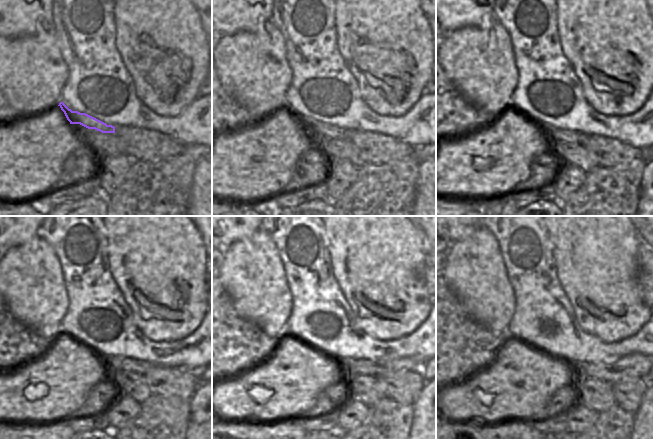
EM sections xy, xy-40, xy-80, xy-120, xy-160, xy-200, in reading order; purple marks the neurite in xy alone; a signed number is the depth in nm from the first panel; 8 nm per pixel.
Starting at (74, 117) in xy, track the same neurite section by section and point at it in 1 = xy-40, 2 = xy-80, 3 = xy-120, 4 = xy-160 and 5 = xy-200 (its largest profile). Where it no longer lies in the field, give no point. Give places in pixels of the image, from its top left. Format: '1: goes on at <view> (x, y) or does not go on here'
1: goes on at xy-40 (325, 129)
2: goes on at xy-80 (565, 135)
3: goes on at xy-120 (125, 363)
4: goes on at xy-160 (375, 369)
5: goes on at xy-200 (634, 365)

